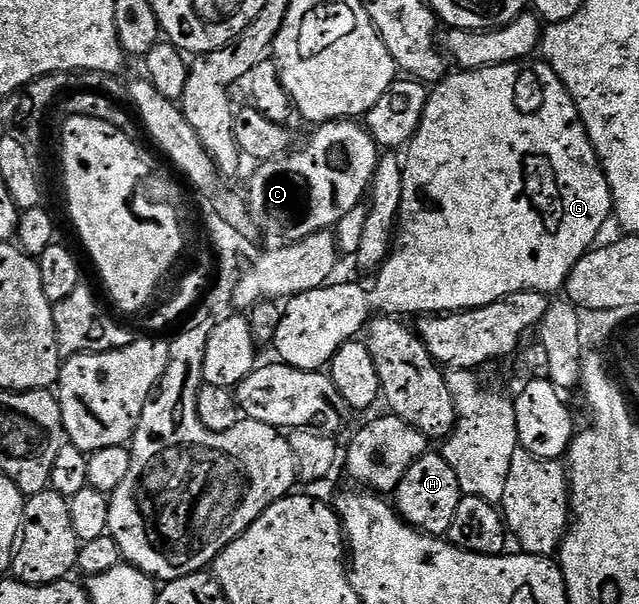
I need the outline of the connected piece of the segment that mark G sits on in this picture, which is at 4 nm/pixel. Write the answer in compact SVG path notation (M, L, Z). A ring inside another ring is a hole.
M521 61L499 64L497 66L483 66L476 70L458 70L441 80L429 92L429 100L425 106L425 112L421 118L421 124L417 127L412 139L407 144L409 156L404 156L403 166L403 201L401 202L401 218L399 230L395 235L395 246L390 250L389 258L381 264L381 299L370 293L357 283L331 283L317 290L309 290L307 293L292 296L284 306L283 317L277 327L275 335L275 348L279 353L278 358L288 364L289 367L303 369L304 371L322 370L332 362L334 353L343 344L354 340L360 330L366 328L372 313L373 305L382 301L378 311L387 317L397 317L406 311L416 317L428 317L430 315L443 315L454 311L470 311L483 305L491 305L495 301L505 299L508 295L514 295L520 291L549 291L560 292L565 282L569 280L569 274L575 269L575 265L598 242L601 230L605 222L610 222L613 210L613 194L609 188L609 182L605 171L601 168L599 157L595 153L593 143L585 132L577 114L577 106L567 93L563 81L543 61L537 61L534 67L524 67Z

